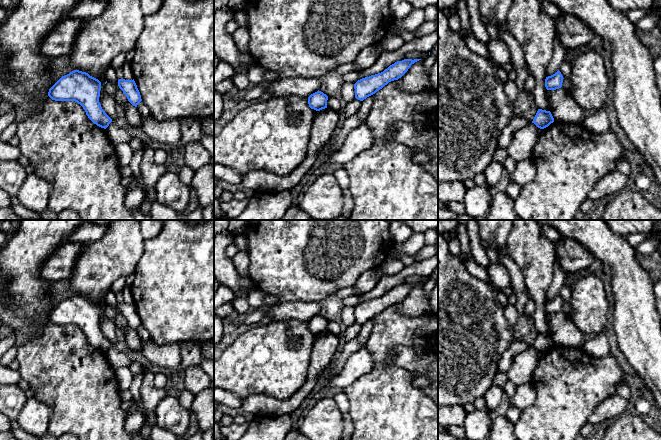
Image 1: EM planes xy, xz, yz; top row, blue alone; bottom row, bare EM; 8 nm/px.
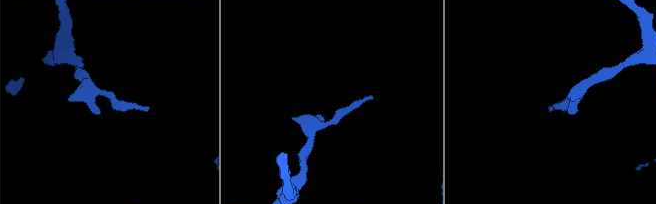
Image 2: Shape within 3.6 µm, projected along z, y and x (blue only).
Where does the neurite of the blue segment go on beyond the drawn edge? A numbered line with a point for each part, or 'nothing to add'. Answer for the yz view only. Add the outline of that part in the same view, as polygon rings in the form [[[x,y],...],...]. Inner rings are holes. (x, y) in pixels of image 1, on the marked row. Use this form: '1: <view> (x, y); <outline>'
nothing to add

